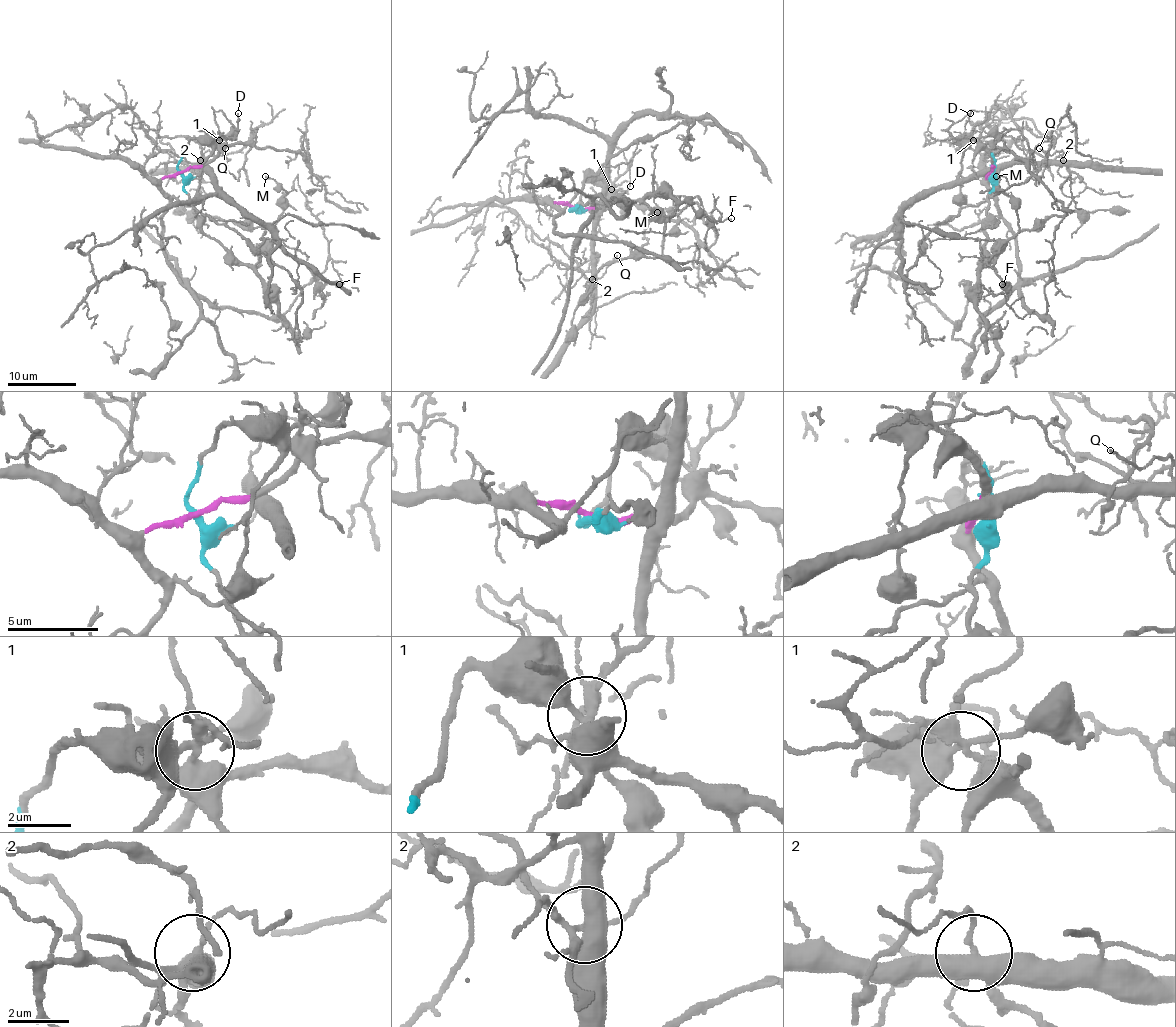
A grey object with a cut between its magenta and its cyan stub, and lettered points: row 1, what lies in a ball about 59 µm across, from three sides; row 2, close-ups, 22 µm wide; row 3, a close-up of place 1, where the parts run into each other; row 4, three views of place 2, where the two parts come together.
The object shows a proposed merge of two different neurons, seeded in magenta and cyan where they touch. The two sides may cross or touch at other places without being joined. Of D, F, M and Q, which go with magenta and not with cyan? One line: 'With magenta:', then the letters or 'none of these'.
With magenta: D, Q

